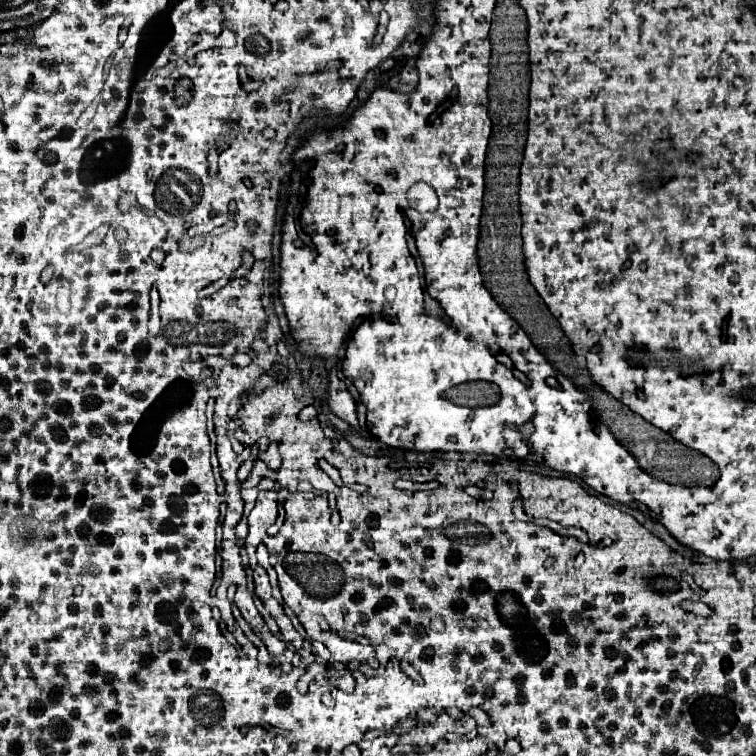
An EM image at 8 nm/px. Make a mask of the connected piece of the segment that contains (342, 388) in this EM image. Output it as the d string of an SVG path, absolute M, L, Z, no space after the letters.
M335 367L329 368L330 392L328 392L328 406L330 410L350 422L350 426L358 426L358 402L354 394L348 390L346 382L337 377Z

